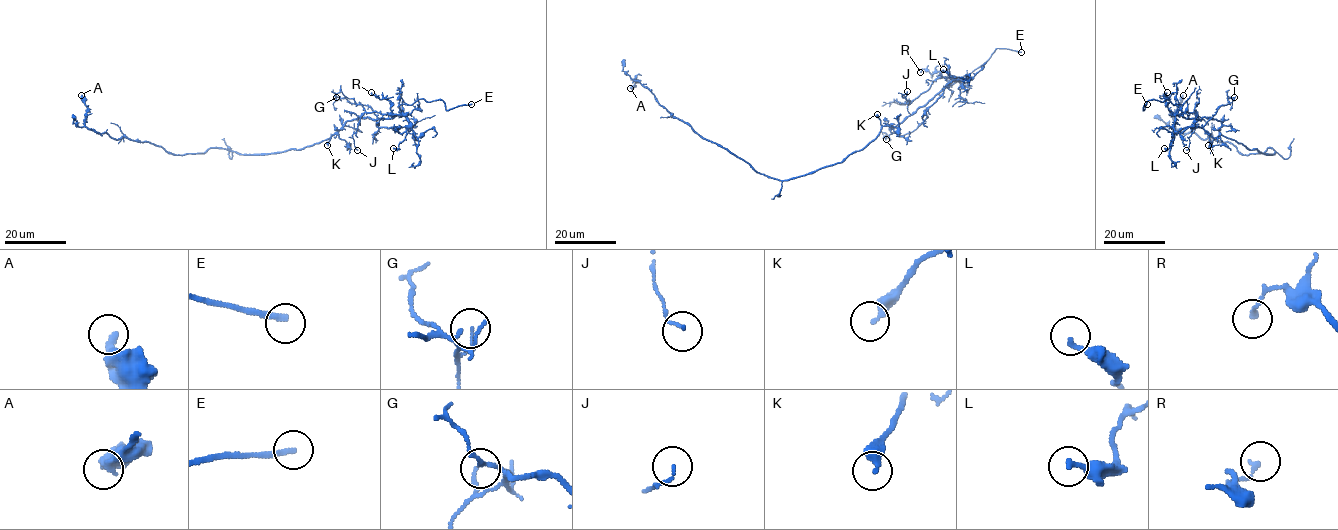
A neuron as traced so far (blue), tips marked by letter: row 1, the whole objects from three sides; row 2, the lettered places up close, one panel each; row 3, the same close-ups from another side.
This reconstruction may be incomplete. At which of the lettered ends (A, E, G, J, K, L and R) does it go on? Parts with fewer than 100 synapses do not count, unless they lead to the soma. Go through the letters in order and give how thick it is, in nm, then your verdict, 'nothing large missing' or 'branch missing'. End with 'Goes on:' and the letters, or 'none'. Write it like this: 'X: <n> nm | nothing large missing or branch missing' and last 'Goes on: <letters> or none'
A: 320 nm | nothing large missing
E: 220 nm | branch missing
G: 120 nm | nothing large missing
J: 100 nm | nothing large missing
K: 280 nm | nothing large missing
L: 190 nm | nothing large missing
R: 200 nm | nothing large missing
Goes on: E

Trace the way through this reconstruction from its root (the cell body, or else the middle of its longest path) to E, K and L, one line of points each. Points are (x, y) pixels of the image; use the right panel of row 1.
E: (1256, 149), (1223, 136), (1218, 120), (1179, 115), (1179, 104), (1168, 99), (1148, 100), (1143, 110), (1147, 104)
K: (1256, 149), (1249, 149), (1220, 135), (1208, 145)
L: (1256, 149), (1223, 136), (1218, 120), (1182, 115), (1175, 116), (1172, 140), (1168, 148), (1164, 148)

